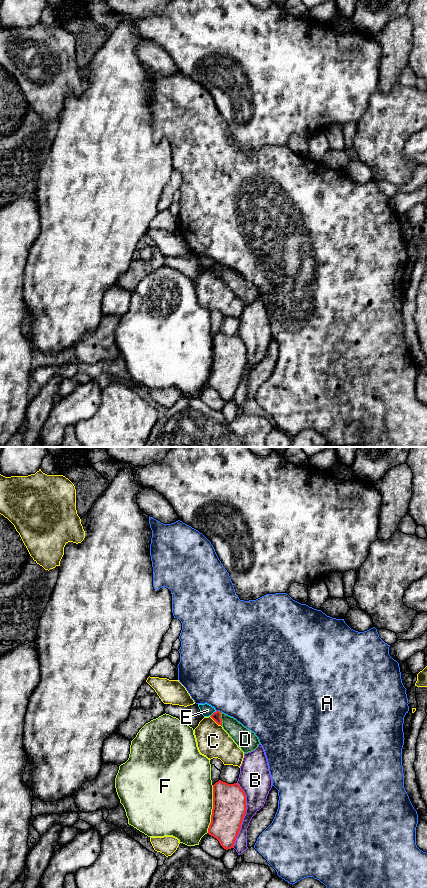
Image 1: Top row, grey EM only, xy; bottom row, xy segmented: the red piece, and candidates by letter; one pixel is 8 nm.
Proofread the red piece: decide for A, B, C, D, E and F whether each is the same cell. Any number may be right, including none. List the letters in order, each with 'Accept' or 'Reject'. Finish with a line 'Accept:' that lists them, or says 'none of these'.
A: Reject
B: Reject
C: Reject
D: Reject
E: Reject
F: Reject
Accept: none of these

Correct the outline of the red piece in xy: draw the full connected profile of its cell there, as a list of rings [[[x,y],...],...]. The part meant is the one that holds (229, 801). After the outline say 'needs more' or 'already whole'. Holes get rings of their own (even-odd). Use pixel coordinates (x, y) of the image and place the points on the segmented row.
[[[219,780],[213,785],[213,809],[208,834],[228,850],[233,848],[246,813],[246,795],[238,783],[228,784]]]; already whole

